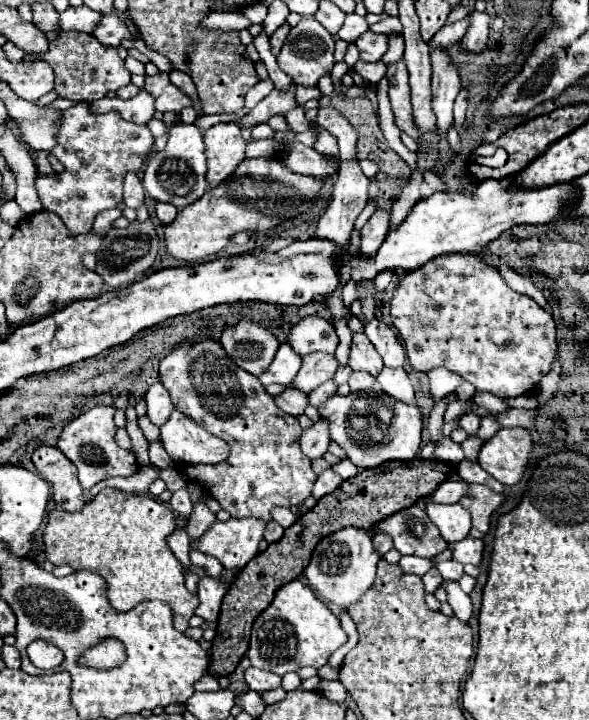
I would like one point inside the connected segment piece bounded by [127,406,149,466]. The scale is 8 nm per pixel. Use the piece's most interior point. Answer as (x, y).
(140, 442)

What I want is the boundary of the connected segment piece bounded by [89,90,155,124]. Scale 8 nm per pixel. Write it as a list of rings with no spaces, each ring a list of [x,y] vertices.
[[[141,90],[131,100],[105,96],[105,98],[99,98],[97,102],[89,102],[89,106],[93,108],[93,114],[99,114],[99,112],[105,114],[105,112],[113,110],[123,120],[129,120],[135,124],[147,124],[155,114],[155,98],[147,90]]]

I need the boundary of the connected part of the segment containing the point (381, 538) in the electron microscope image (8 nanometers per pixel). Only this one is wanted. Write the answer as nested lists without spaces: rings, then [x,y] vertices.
[[[377,532],[377,534],[373,534],[373,546],[375,546],[375,550],[383,556],[387,550],[393,548],[393,540],[389,538],[389,534]]]

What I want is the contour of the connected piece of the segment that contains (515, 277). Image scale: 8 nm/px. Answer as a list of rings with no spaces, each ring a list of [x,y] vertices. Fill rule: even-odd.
[[[501,264],[501,266],[499,266],[499,272],[501,272],[501,276],[505,278],[505,282],[507,282],[515,292],[525,294],[525,296],[531,296],[543,310],[547,310],[547,312],[551,314],[551,306],[547,304],[543,292],[541,292],[529,278],[521,276],[519,272],[515,272],[515,270],[513,270],[511,266],[507,266],[507,264]]]

